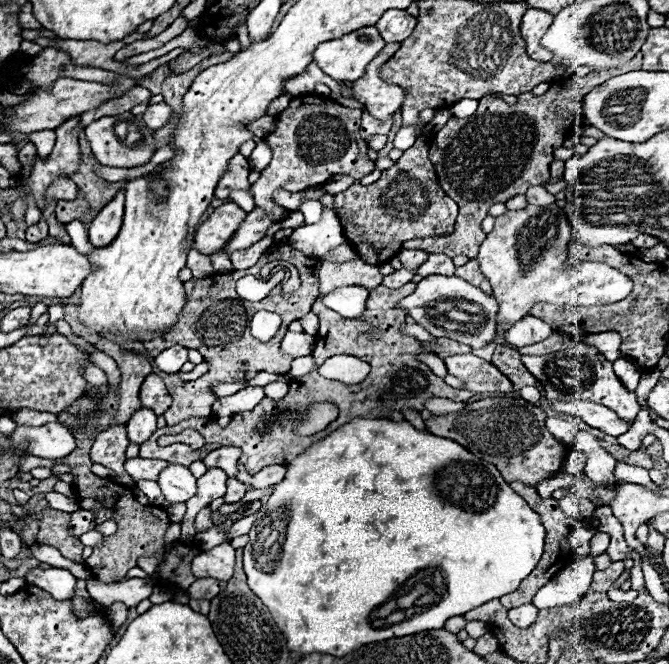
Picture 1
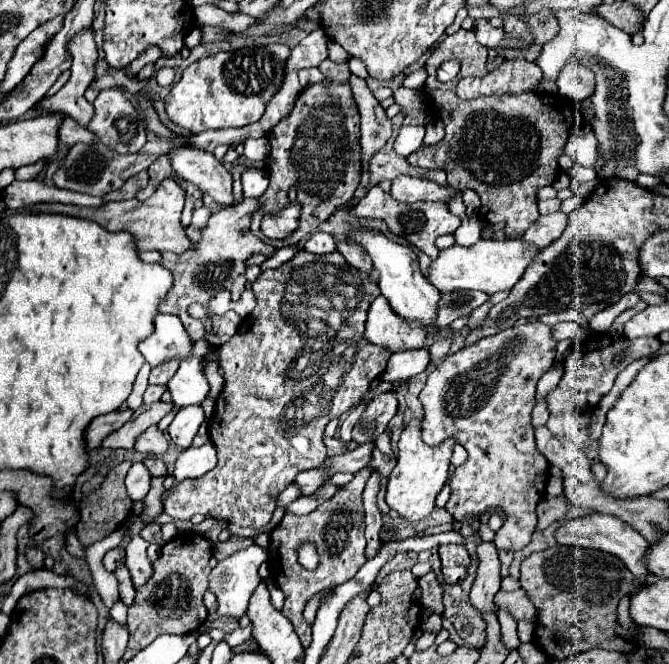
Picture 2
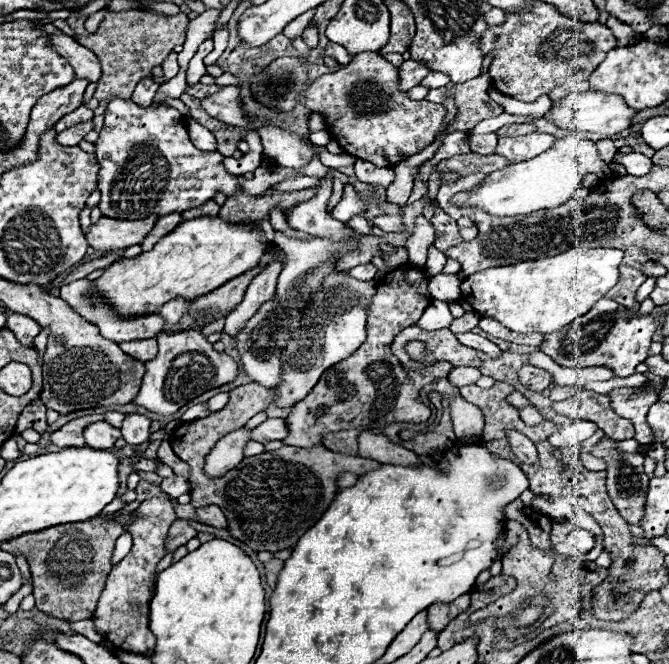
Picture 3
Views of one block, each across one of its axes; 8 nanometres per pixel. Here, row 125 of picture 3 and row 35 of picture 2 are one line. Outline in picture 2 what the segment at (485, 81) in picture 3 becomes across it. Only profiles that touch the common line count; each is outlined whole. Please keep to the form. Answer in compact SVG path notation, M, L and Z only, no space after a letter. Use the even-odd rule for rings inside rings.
M458 30L456 34L444 38L430 54L426 62L426 88L432 94L430 108L442 110L444 116L440 120L446 126L446 136L436 146L424 146L418 152L408 156L408 162L412 166L422 168L446 168L448 170L448 184L456 188L456 184L464 184L464 188L472 188L482 198L482 206L478 216L490 224L502 224L506 236L520 236L528 230L528 226L540 216L538 212L538 198L536 192L542 186L548 186L558 176L558 158L564 152L564 146L570 136L570 122L566 120L566 112L560 108L560 104L552 102L556 96L548 96L544 92L522 92L514 96L488 96L488 98L474 98L474 100L460 100L456 96L456 82L466 76L484 76L486 74L486 56L488 48L482 46L476 40L474 30ZM446 60L458 60L460 72L450 82L440 82L436 78L436 68ZM436 152L446 152L444 158L434 158Z

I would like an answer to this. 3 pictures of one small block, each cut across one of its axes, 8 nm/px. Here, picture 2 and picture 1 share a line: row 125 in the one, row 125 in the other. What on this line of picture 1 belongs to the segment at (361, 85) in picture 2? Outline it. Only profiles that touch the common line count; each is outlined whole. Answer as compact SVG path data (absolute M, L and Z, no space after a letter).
M368 112L362 114L362 126L360 126L360 136L364 140L368 140L370 136L374 134L388 134L390 132L390 126L392 126L392 118L388 122L380 122L376 120L374 116L370 116Z

